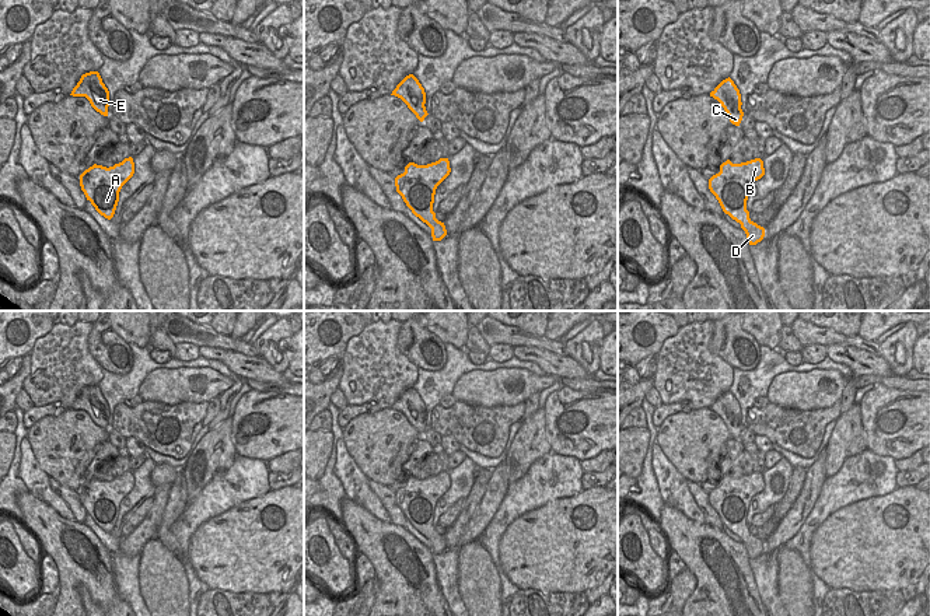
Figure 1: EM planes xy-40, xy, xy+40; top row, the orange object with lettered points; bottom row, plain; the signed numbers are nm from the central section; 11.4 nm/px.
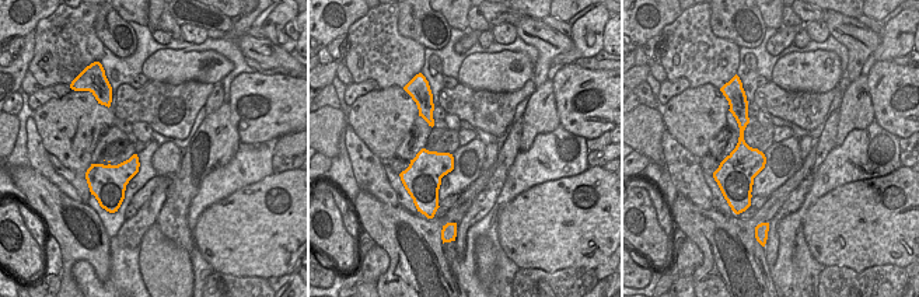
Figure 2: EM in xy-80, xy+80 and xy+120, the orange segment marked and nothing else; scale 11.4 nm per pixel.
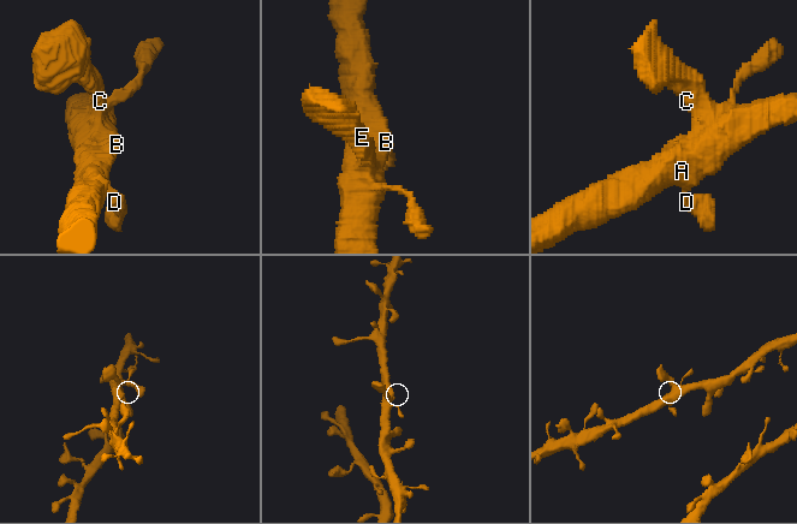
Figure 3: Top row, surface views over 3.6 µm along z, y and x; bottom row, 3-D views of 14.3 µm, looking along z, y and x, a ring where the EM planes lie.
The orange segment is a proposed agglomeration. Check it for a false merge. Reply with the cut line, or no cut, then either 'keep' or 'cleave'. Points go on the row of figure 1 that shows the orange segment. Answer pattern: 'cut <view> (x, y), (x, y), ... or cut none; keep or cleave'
cut none; keep

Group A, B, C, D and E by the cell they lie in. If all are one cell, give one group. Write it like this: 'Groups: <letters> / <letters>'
Groups: A B C D E.

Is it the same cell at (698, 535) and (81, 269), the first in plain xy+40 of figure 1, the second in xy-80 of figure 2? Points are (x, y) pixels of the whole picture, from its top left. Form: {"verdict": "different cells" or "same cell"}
{"verdict": "different cells"}

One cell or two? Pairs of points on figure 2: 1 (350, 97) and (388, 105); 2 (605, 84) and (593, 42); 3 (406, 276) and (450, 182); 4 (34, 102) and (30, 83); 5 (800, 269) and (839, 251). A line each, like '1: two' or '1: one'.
1: two
2: two
3: two
4: two
5: two

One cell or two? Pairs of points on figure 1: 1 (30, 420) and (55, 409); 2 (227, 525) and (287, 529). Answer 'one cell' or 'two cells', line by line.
1: one cell
2: one cell

